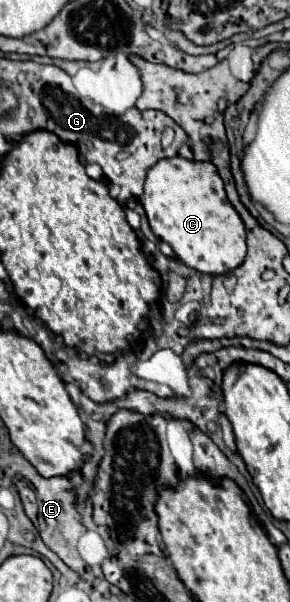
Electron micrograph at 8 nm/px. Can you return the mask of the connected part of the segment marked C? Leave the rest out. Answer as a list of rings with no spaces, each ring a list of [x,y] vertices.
[[[181,156],[161,158],[147,172],[141,204],[155,236],[167,242],[189,268],[223,276],[243,262],[247,250],[245,226],[227,200],[223,180],[213,162],[195,162]]]

